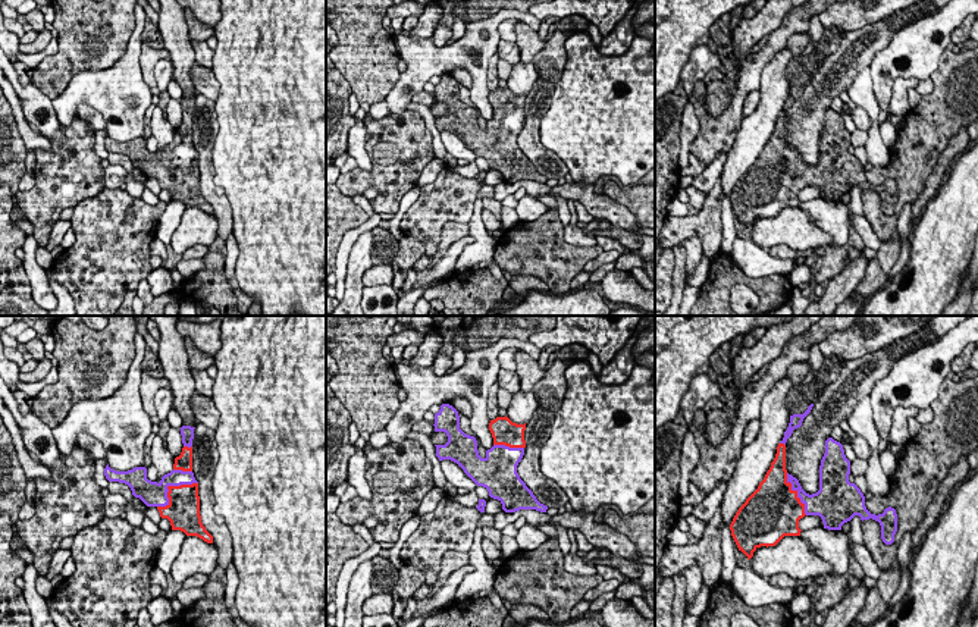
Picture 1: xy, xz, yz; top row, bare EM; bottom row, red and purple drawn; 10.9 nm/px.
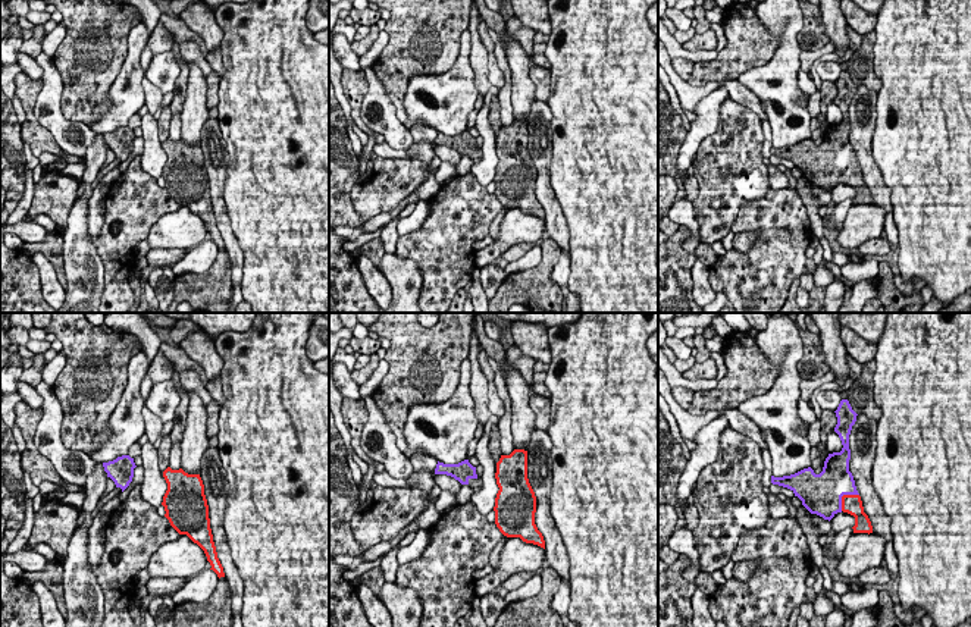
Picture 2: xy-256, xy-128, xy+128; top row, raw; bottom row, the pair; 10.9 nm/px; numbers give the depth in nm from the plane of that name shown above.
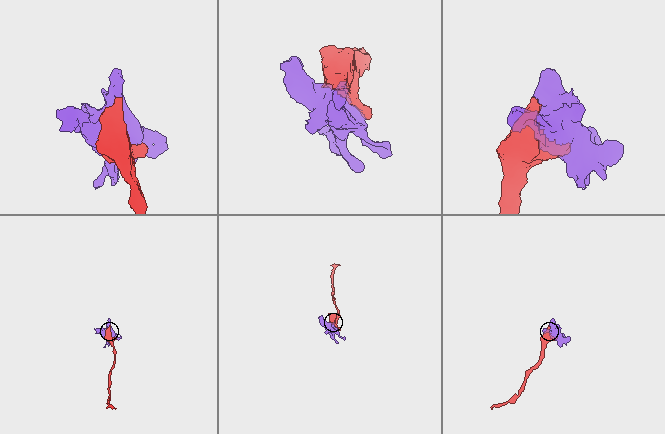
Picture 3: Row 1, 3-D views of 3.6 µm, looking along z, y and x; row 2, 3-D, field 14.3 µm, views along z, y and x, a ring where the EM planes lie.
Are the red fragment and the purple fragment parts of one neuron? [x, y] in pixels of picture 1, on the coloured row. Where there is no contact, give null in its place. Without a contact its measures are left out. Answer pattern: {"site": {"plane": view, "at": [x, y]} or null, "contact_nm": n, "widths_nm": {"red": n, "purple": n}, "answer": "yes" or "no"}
{"site": {"plane": "xy", "at": [169, 486]}, "contact_nm": 550, "widths_nm": {"red": 360, "purple": 280}, "answer": "yes"}

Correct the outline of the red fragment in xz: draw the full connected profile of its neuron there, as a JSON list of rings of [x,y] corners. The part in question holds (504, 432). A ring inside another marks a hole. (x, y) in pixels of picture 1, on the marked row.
[[[442,404],[435,414],[435,432],[445,432],[448,442],[436,446],[439,461],[451,460],[477,485],[488,489],[489,496],[502,504],[505,512],[536,510],[546,512],[517,473],[517,465],[524,455],[524,424],[512,423],[507,416],[490,420],[489,430],[493,446],[482,458],[477,451],[477,436],[470,436],[460,429],[458,411]]]

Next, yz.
[[[814,404],[803,414],[790,416],[790,423],[777,454],[758,489],[736,512],[731,536],[747,559],[761,546],[775,546],[784,536],[800,536],[799,520],[819,515],[824,529],[841,530],[855,515],[875,520],[881,526],[885,545],[894,542],[897,532],[896,510],[888,507],[883,514],[871,514],[865,507],[861,489],[849,482],[850,461],[843,445],[833,438],[825,441],[825,454],[819,465],[819,490],[806,493],[799,480],[786,470],[786,442],[793,430],[802,426]]]

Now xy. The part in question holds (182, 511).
[[[191,426],[181,427],[182,452],[175,458],[173,470],[164,474],[159,483],[147,479],[145,467],[116,471],[107,464],[104,476],[109,482],[128,485],[132,495],[147,507],[156,507],[160,517],[170,521],[172,530],[181,530],[186,536],[197,536],[213,543],[213,536],[201,523],[198,482],[192,473],[194,429]]]

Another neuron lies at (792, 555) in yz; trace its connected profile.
[[[784,536],[775,546],[756,548],[749,559],[752,570],[764,579],[787,574],[796,580],[818,579],[831,573],[833,567],[811,551],[800,536]]]

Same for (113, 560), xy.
[[[104,517],[97,526],[82,529],[70,546],[70,557],[75,561],[75,573],[53,589],[53,606],[65,615],[72,627],[125,627],[128,620],[135,620],[142,608],[153,599],[150,593],[150,573],[156,568],[159,548],[167,536],[166,530],[156,534],[147,533],[142,527],[132,526],[126,518]]]

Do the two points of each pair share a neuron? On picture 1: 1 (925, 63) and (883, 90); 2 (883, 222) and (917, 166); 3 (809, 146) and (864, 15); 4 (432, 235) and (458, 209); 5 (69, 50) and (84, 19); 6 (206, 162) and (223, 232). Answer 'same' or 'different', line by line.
1: same
2: same
3: different
4: same
5: same
6: same

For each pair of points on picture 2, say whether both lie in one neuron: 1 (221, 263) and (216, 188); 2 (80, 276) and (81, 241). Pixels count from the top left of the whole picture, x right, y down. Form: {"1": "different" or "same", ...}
{"1": "different", "2": "same"}

